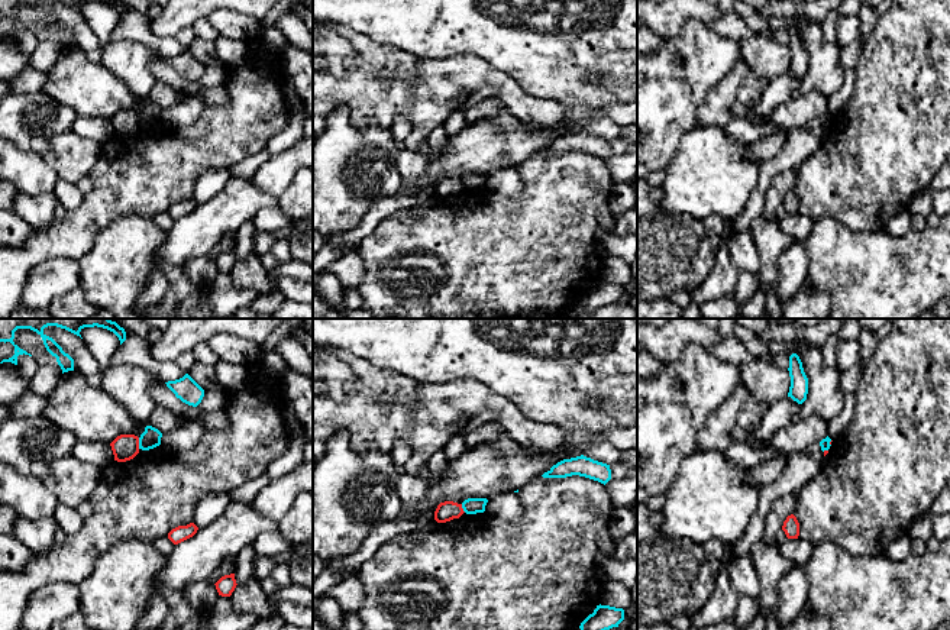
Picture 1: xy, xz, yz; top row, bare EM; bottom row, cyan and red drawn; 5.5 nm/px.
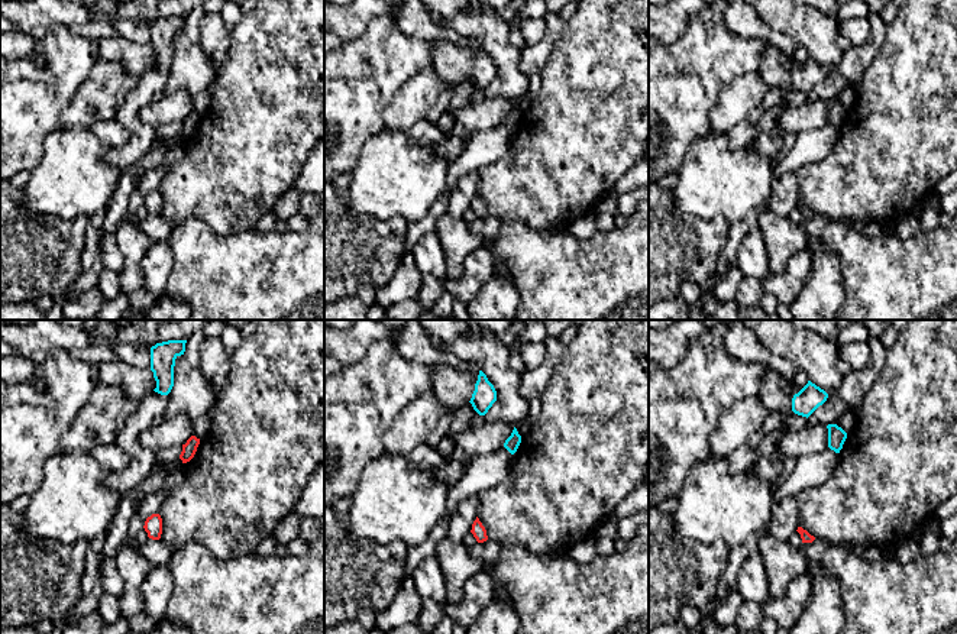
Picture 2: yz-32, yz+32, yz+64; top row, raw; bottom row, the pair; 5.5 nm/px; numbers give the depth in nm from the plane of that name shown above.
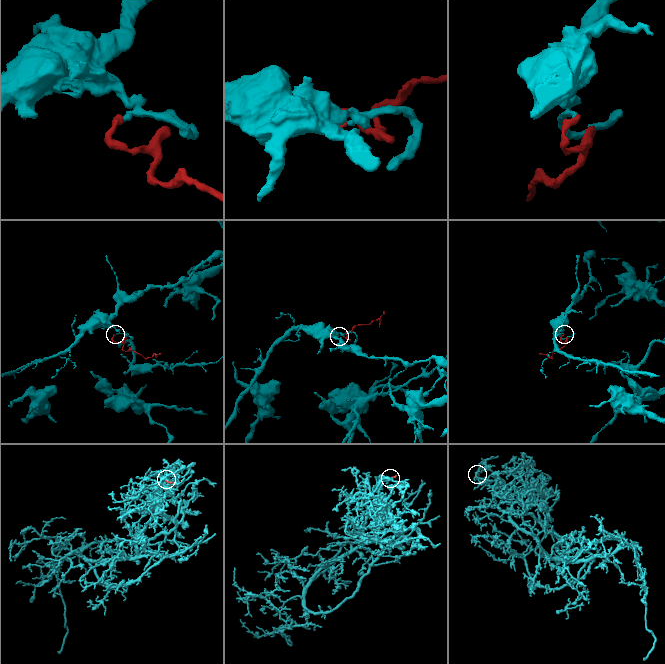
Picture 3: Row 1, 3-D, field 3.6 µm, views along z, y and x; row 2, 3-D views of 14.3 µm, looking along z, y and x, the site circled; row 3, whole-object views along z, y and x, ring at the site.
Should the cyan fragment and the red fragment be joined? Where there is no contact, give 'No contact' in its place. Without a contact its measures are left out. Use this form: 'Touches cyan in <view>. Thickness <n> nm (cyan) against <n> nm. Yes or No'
Touches cyan in xy. Thickness 110 nm (cyan) against 140 nm. No

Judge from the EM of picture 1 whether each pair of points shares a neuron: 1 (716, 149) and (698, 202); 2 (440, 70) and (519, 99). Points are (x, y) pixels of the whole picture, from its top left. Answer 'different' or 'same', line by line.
1: same
2: same

